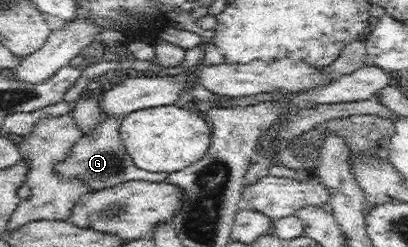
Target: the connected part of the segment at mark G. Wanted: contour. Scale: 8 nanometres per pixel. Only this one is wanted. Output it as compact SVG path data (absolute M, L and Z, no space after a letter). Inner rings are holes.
M104 115L103 122L93 130L93 134L83 136L79 142L73 145L66 160L55 167L56 172L62 174L65 178L82 180L91 192L117 186L117 184L128 180L165 181L168 178L167 172L149 172L135 166L135 163L131 160L131 155L125 150L125 145L120 138L121 122L121 118Z

